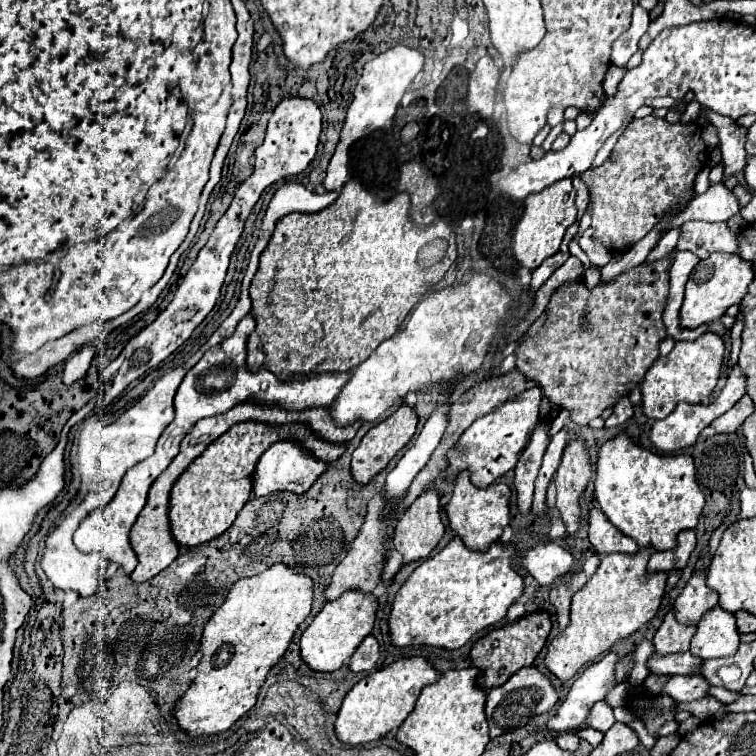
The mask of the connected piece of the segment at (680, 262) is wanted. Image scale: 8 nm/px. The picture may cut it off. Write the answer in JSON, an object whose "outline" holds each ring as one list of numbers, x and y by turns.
{"outline":[[679,251,675,255,675,263,671,267,671,295,669,301,683,301,683,289,689,279,691,269,699,263,699,259,690,251]]}

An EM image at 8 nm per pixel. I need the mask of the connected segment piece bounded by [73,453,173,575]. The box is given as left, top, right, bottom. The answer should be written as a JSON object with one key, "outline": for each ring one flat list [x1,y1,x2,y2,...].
{"outline":[[153,453,151,457,147,457,145,461,137,463,135,467,131,467,123,481,121,487,117,491,117,495,113,497,113,501,109,501,107,505,91,511,79,525,79,529,75,531,73,543,81,553,99,553,103,555,103,559,107,563,119,563,119,567,129,575,135,565,137,565,137,557,129,545,129,531,137,519,137,515,141,513,145,501,147,501,147,491,151,487,151,483,155,481,155,477,167,469,167,465,173,461,173,457,163,457]]}

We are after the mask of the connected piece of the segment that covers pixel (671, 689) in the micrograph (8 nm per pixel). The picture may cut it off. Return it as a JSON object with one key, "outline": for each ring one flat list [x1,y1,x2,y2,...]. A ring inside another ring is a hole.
{"outline":[[671,675,661,687,663,695,673,697,675,701,695,701,707,697,709,683,699,675]]}

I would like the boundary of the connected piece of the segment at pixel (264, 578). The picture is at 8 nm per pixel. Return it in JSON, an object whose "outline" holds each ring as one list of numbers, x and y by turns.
{"outline":[[281,563,271,565,267,571,255,577,245,577,233,583,225,603,213,613,213,617,203,629,203,637,199,645,201,661,197,665,197,675,193,679,193,685,189,685,189,689,173,707,173,715,179,727,187,731,189,737,193,739,215,737,231,729,239,717,243,717,249,709,255,707,259,689,265,683,267,673,289,649,289,643,297,627,307,619,311,611,311,601,313,601,313,581]]}

